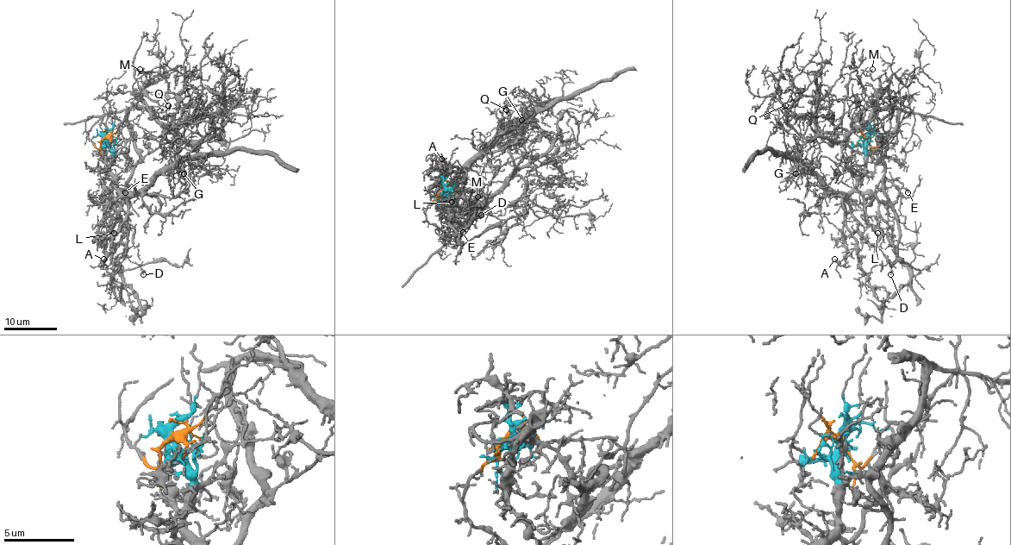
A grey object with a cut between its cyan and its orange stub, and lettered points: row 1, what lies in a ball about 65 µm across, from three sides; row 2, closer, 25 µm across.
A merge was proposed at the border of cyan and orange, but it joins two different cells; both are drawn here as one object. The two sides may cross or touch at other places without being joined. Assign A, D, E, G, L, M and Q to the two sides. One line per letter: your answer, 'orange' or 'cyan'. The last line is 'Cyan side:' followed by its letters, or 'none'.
A: cyan
D: cyan
E: cyan
G: cyan
L: cyan
M: orange
Q: orange
Cyan side: A, D, E, G, L

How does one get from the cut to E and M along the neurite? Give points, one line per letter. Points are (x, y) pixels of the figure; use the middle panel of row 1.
E: (440, 191), (448, 190), (455, 181), (456, 201), (451, 206), (458, 221), (465, 223), (463, 233)
M: (440, 191), (427, 207), (426, 219), (446, 234), (453, 234), (487, 202), (475, 198), (484, 184), (477, 197)

